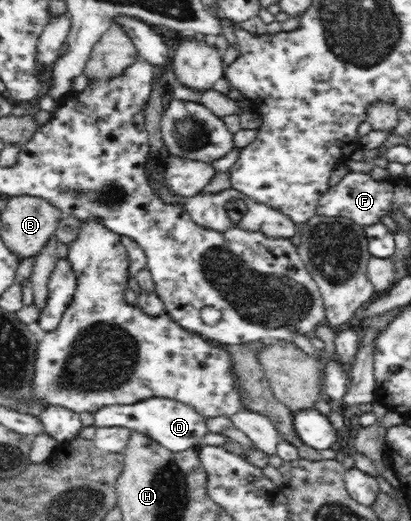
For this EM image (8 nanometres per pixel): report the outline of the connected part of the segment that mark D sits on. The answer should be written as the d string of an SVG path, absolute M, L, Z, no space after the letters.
M163 397L148 398L135 404L104 406L94 414L94 424L98 427L120 426L130 428L146 434L172 451L184 451L203 444L204 436L209 432L205 420L206 417L201 416L190 406Z

